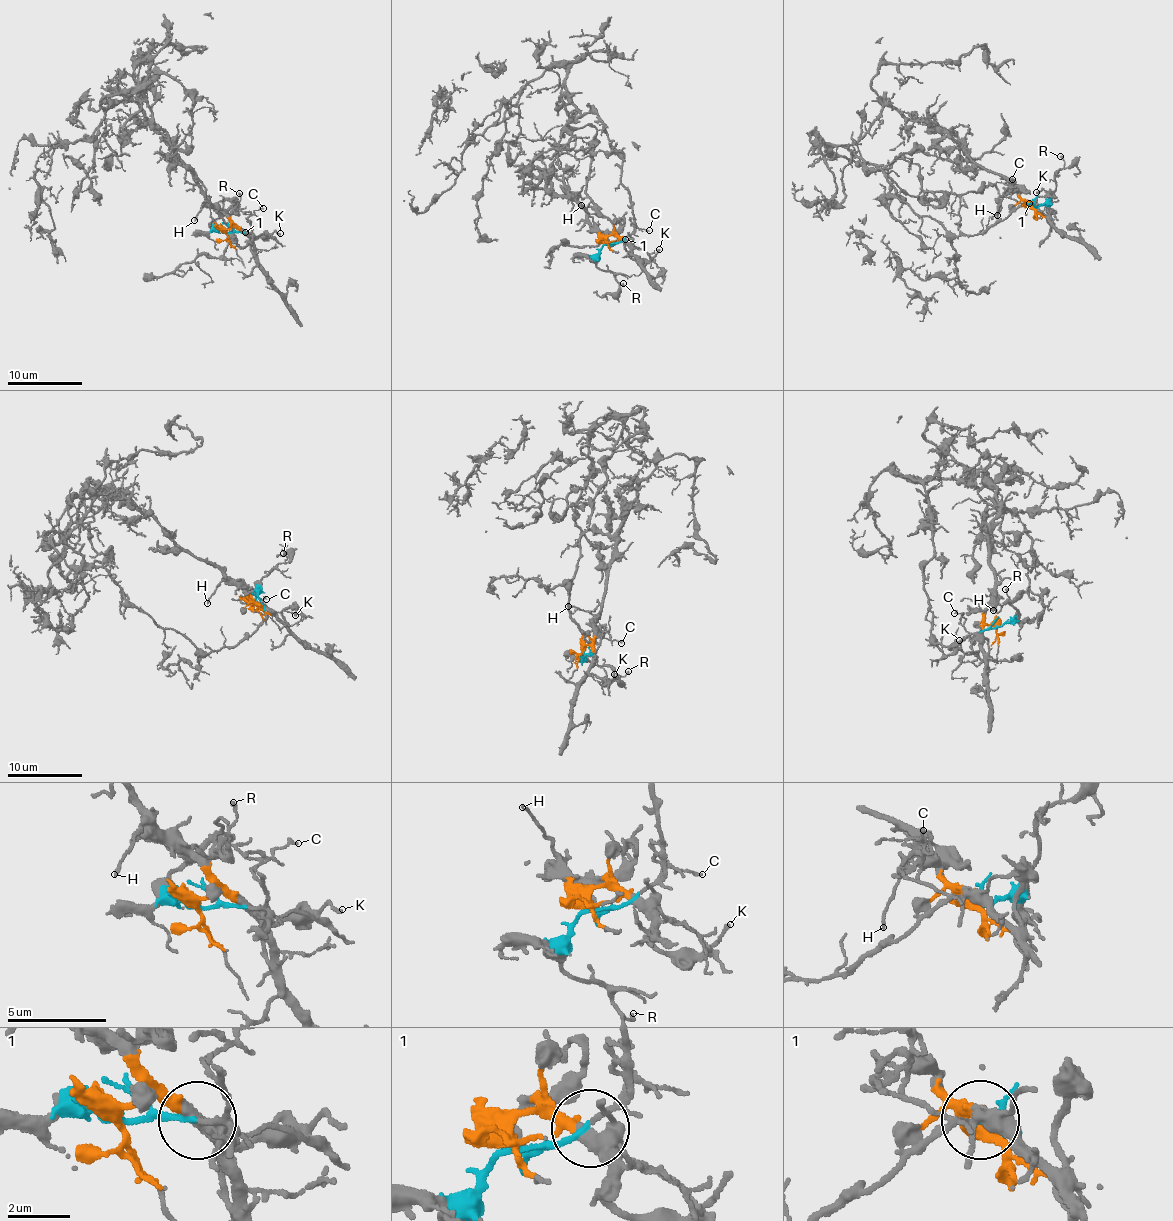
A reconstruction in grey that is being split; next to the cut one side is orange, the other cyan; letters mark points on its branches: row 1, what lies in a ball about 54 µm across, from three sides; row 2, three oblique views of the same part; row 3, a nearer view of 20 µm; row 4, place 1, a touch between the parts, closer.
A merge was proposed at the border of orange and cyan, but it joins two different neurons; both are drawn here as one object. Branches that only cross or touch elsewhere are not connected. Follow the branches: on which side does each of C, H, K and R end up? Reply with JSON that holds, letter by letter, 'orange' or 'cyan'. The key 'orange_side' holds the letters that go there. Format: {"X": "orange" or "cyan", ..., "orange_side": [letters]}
{"C": "cyan", "H": "orange", "K": "orange", "R": "cyan", "orange_side": ["H", "K"]}

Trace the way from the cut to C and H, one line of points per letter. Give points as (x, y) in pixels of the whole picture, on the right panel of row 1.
C: (1033, 206), (1030, 203), (1014, 201), (1011, 195), (1012, 179)
H: (1033, 206), (1027, 206), (1019, 193), (1007, 191), (998, 216)

